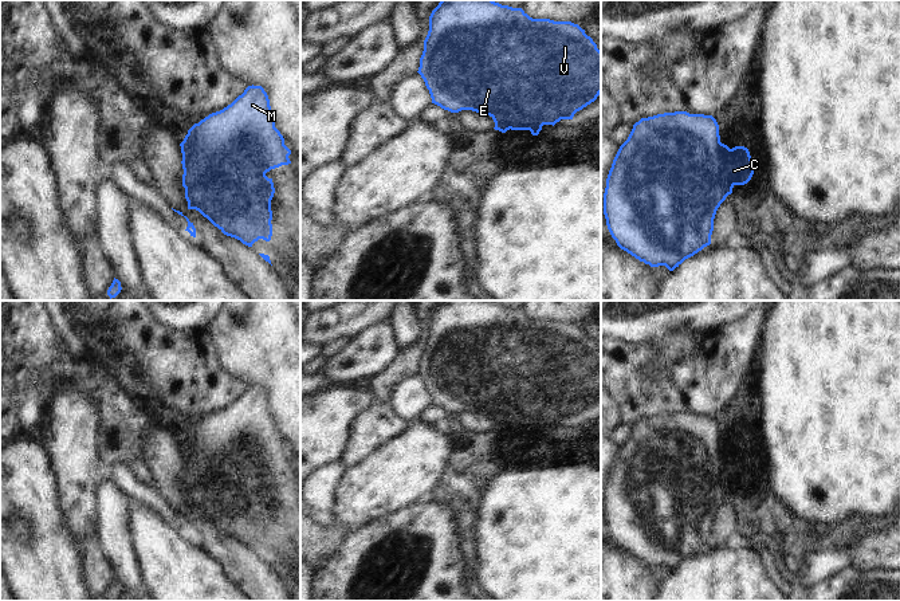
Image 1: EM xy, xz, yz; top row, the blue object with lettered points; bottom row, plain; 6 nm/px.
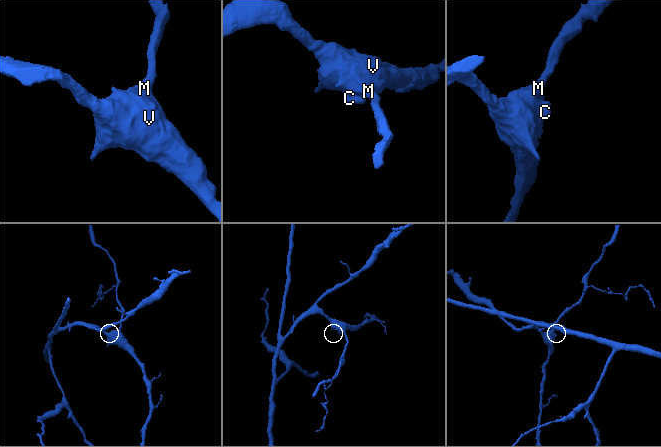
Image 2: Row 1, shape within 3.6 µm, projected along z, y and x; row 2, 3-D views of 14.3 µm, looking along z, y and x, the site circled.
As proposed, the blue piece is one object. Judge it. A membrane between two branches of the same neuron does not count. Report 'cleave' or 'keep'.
keep

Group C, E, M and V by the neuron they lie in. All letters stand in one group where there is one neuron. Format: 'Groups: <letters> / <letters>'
Groups: C E M V

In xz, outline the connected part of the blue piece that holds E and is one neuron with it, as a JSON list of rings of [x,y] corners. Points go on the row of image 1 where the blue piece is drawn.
[[[441,0],[429,16],[429,31],[417,71],[432,103],[451,113],[472,110],[490,115],[495,130],[530,130],[538,135],[543,125],[573,119],[574,114],[601,94],[601,51],[578,24],[532,19],[522,8],[494,0]]]

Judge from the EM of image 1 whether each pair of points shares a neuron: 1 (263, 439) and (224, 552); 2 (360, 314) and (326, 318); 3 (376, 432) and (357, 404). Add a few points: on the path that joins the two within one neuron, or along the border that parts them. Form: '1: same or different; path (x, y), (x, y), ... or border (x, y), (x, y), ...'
1: different; border (204, 518), (224, 534), (239, 539), (258, 552)
2: same; path (352, 315), (348, 318), (334, 318)
3: different; border (374, 401), (354, 420), (349, 439)

